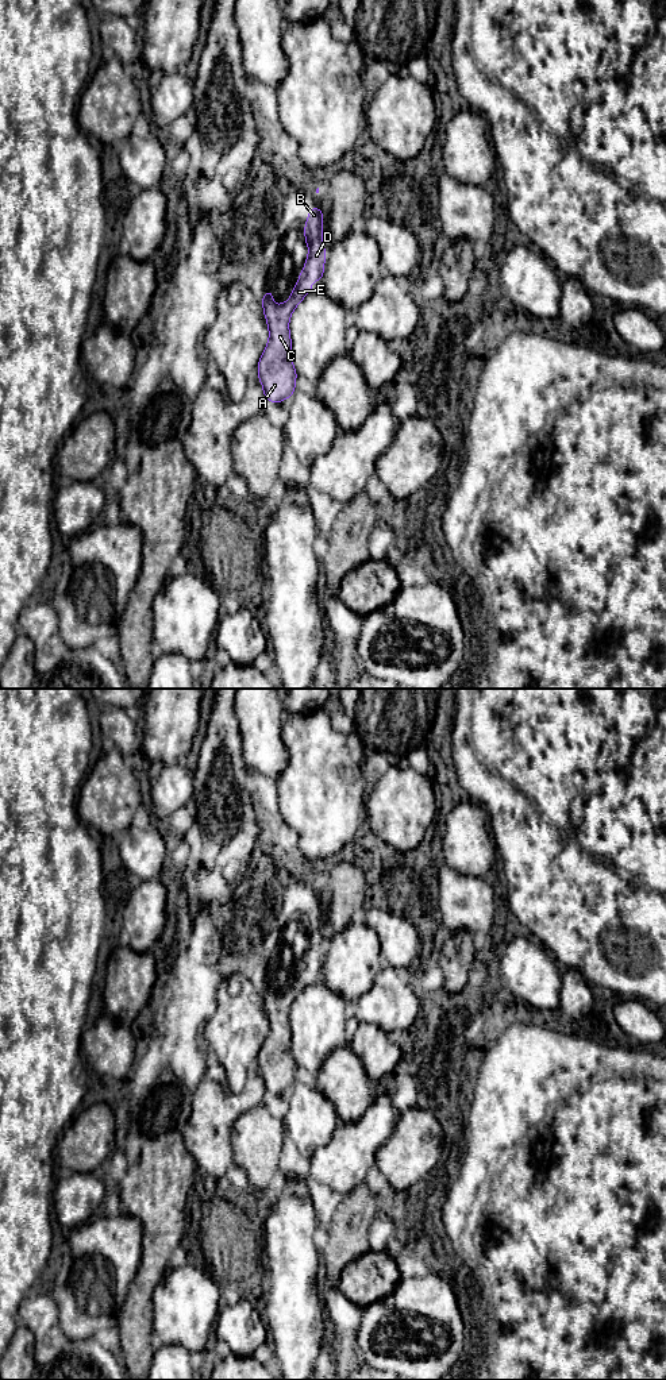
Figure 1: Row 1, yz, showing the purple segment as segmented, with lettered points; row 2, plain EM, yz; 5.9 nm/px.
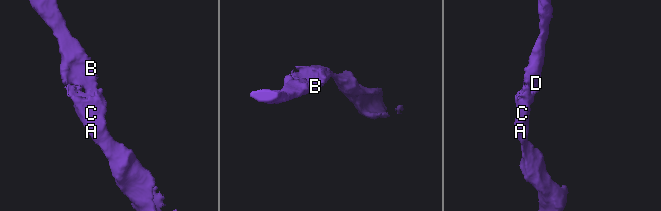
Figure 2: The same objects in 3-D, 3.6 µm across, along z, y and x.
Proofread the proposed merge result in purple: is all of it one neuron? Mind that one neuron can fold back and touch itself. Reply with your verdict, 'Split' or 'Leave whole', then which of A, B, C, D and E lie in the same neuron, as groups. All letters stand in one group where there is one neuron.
Leave whole. Groups: A B C D E

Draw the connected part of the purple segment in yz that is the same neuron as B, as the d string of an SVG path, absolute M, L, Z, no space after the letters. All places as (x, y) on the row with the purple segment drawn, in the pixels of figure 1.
M320 207L308 211L304 224L304 240L309 253L305 266L299 275L292 296L281 305L273 304L273 290L269 289L262 297L263 315L269 327L269 342L258 361L258 378L263 388L265 398L281 402L296 392L294 382L299 377L292 363L292 340L289 319L300 301L309 294L312 281L320 281L324 273L326 248L322 243L323 212Z

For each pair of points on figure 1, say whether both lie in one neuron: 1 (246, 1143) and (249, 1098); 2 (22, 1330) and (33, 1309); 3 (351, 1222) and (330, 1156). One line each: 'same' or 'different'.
1: different
2: different
3: different

